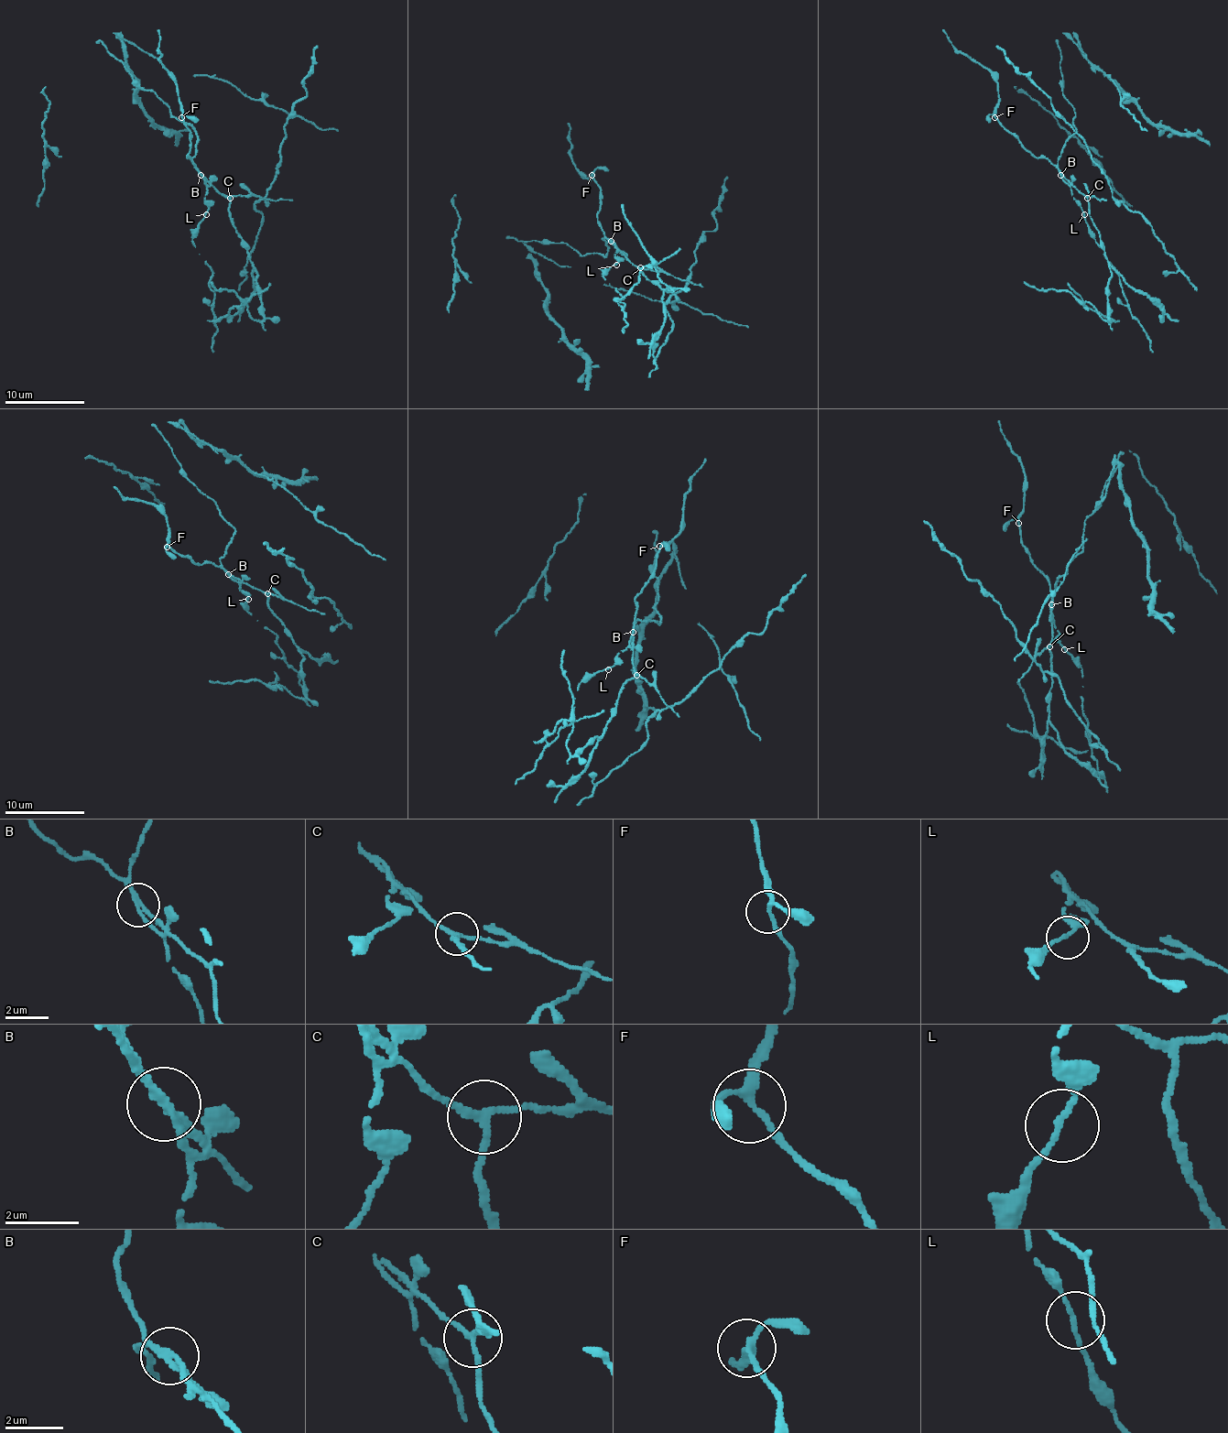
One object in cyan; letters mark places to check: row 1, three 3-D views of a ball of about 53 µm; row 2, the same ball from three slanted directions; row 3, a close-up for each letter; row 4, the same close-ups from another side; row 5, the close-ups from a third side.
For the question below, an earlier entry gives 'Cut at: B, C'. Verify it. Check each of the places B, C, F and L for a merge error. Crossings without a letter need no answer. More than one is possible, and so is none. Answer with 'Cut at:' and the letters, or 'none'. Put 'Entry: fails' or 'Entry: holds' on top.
Entry: holds
Cut at: B, C

